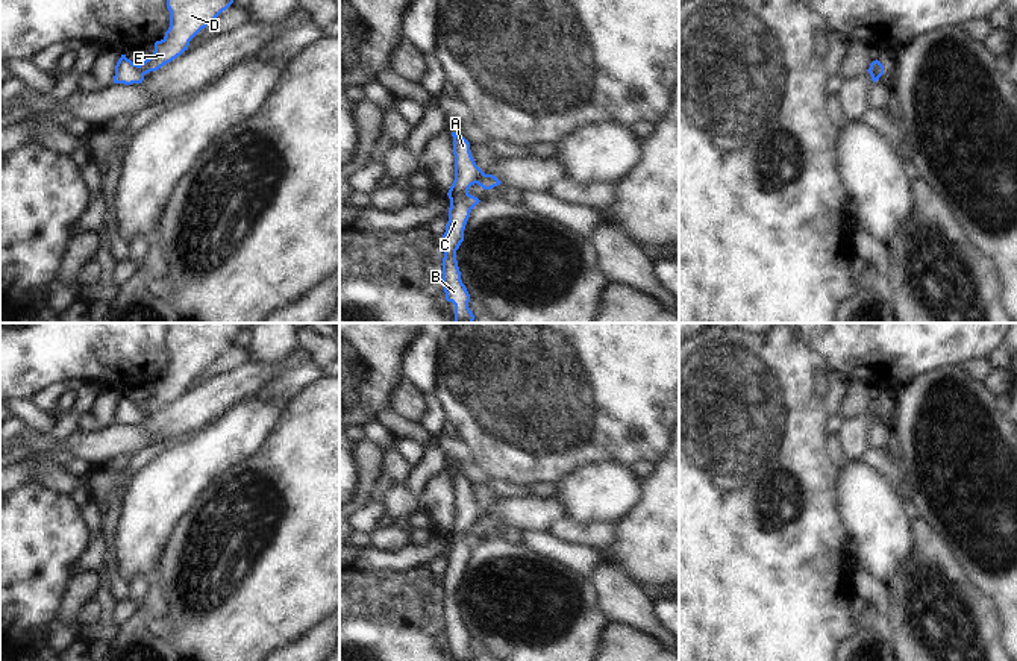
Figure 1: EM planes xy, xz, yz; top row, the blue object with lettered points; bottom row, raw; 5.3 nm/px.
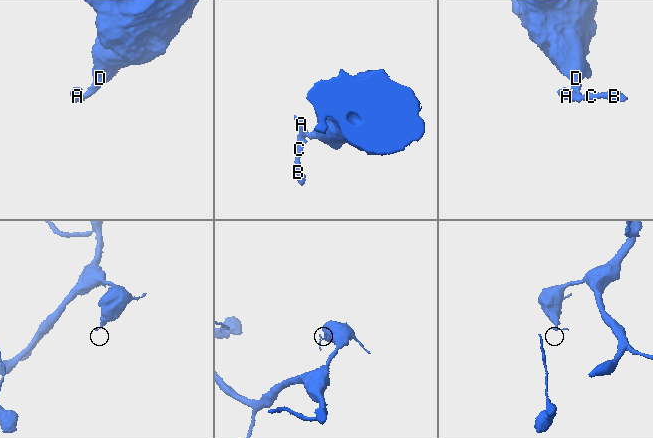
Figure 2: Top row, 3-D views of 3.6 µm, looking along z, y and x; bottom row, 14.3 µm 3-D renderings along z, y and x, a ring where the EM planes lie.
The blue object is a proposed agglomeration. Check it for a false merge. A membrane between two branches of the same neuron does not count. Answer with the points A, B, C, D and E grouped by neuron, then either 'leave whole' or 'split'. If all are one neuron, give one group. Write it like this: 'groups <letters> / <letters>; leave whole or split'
groups A B C / D E; split

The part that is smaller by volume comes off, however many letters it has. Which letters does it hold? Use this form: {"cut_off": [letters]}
{"cut_off": ["A", "B", "C"]}

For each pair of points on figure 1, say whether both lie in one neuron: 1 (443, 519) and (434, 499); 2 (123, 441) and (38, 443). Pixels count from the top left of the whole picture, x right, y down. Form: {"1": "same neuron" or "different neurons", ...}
{"1": "same neuron", "2": "same neuron"}

